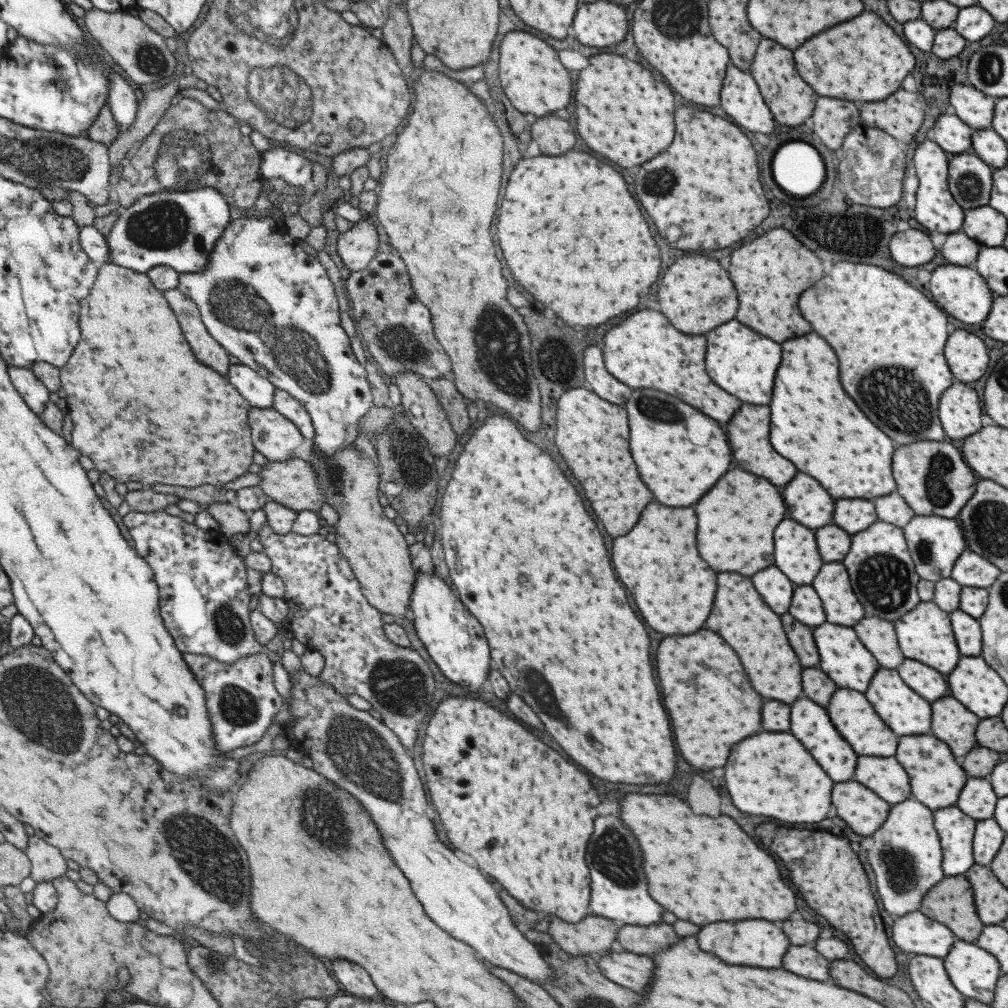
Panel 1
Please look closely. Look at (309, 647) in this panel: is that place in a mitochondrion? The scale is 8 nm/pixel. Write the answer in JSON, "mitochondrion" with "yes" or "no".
{"mitochondrion":"no"}

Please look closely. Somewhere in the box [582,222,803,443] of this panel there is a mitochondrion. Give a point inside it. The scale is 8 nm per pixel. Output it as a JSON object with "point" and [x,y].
{"point":[656,408]}

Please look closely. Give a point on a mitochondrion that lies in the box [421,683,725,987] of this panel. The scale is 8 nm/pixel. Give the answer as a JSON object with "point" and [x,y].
{"point":[613,856]}

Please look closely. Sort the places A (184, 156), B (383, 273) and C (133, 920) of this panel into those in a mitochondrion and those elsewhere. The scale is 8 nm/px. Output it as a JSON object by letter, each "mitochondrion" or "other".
{"A":"mitochondrion","B":"other","C":"other"}

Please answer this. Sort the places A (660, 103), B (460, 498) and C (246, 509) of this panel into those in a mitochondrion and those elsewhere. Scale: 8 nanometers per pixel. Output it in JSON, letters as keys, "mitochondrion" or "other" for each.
{"A":"other","B":"other","C":"other"}

